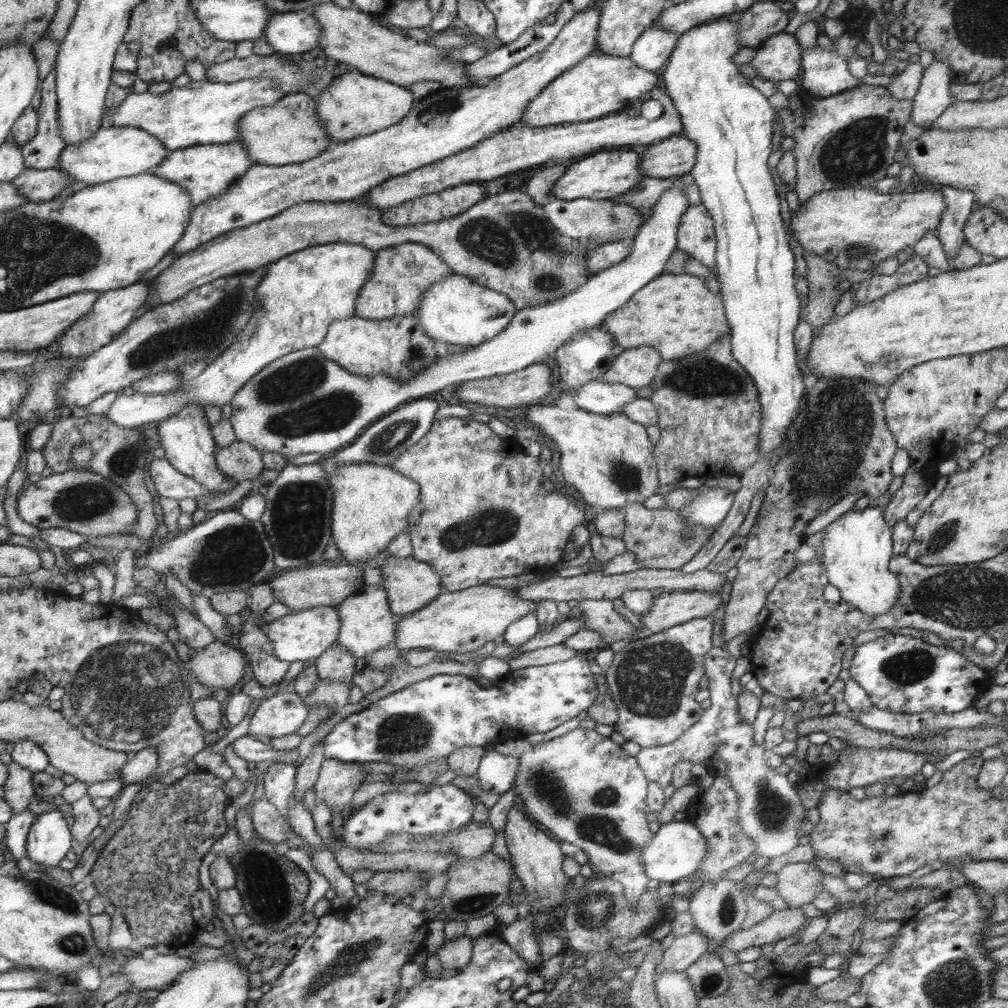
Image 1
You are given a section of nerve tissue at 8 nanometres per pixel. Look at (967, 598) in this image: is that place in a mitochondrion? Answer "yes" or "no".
yes

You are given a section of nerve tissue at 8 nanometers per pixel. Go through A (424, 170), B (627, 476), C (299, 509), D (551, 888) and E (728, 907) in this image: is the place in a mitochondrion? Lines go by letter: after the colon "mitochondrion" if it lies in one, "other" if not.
A: other
B: mitochondrion
C: mitochondrion
D: other
E: mitochondrion

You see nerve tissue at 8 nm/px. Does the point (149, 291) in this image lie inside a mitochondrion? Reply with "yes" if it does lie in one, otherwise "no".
no

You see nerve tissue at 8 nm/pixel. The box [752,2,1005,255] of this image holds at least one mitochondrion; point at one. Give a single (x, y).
(851, 154)

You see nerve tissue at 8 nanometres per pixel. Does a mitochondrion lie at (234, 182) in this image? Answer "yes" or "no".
no

